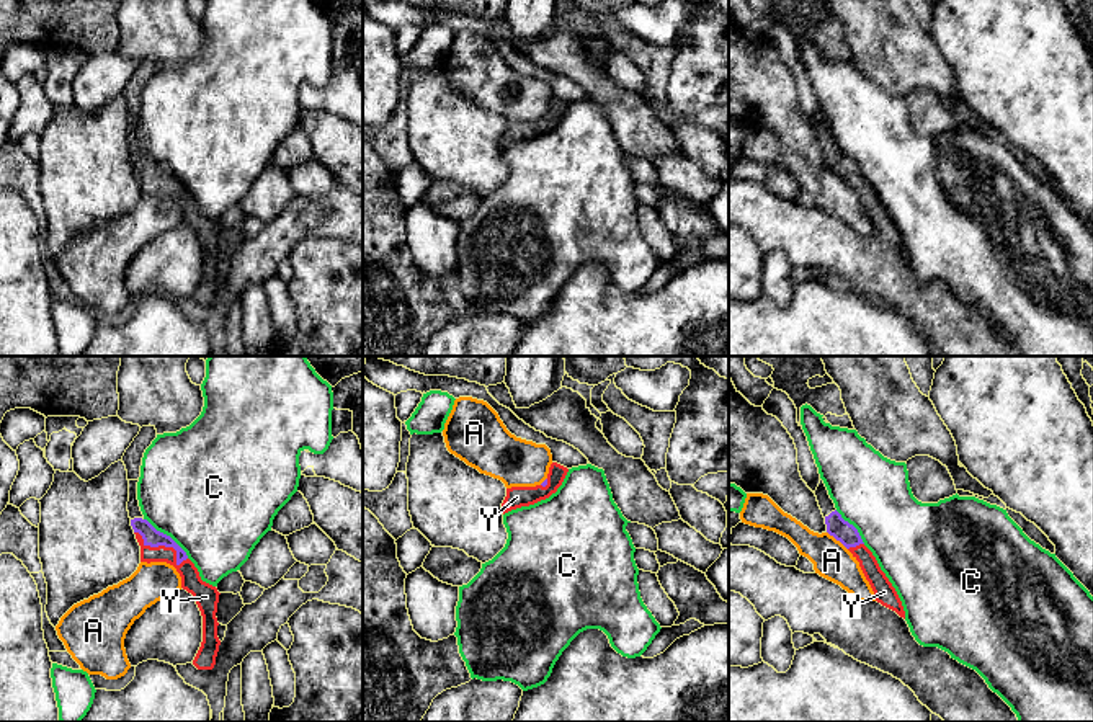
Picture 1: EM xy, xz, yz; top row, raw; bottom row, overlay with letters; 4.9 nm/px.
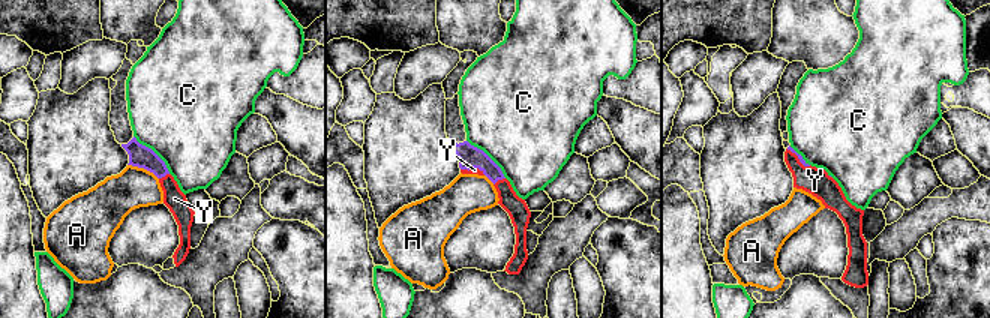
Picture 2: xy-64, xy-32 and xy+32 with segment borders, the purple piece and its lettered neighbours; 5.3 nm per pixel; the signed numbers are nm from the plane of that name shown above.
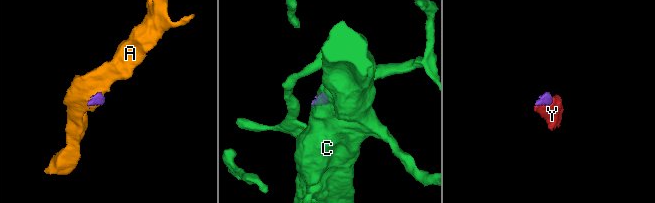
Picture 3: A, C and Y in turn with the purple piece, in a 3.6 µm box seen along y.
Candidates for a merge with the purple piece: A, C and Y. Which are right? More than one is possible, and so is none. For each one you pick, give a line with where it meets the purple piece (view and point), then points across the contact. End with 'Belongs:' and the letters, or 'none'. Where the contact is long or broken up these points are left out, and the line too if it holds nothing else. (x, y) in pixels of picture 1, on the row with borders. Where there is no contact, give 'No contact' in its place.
Y: Touches purple at xy (164, 544)
Belongs: Y

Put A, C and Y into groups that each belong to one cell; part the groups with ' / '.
A / C / Y

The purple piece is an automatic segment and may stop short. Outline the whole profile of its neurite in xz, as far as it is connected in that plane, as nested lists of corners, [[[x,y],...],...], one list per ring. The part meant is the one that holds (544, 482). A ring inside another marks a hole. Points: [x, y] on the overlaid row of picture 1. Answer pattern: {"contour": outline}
{"contour": [[[552,462],[549,467],[547,479],[536,487],[511,487],[506,488],[506,497],[502,503],[502,513],[508,513],[511,510],[534,505],[541,500],[549,498],[557,488],[562,485],[569,469]]]}

